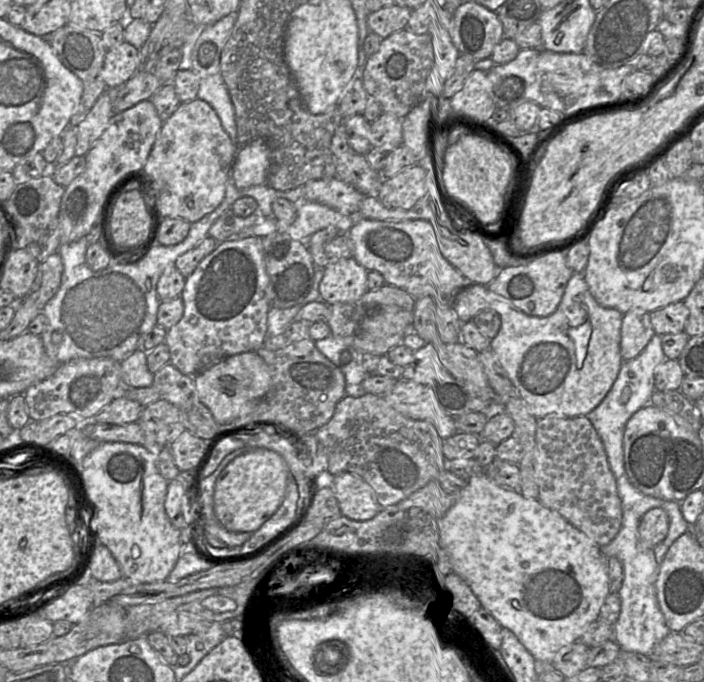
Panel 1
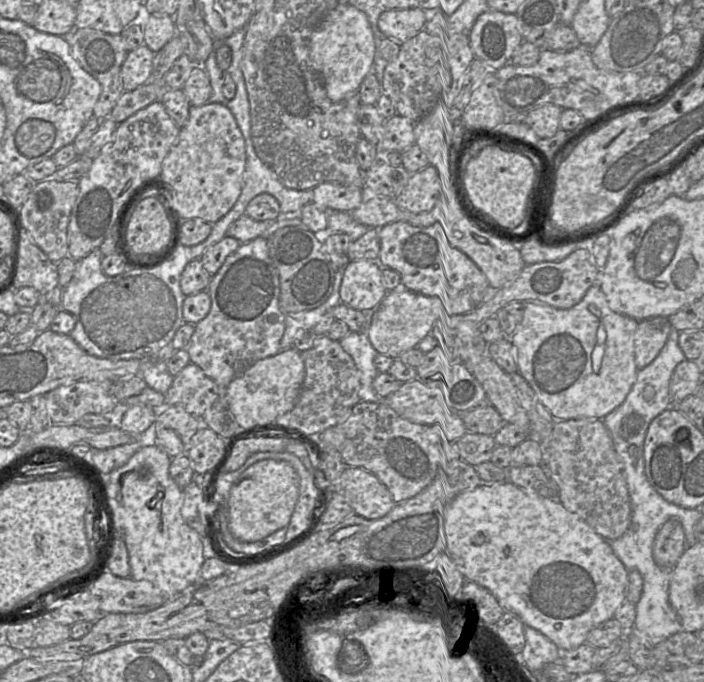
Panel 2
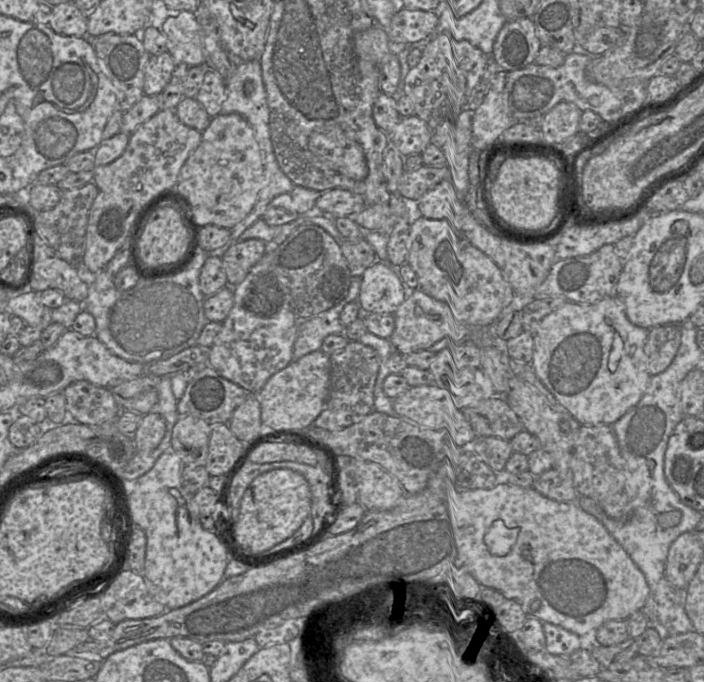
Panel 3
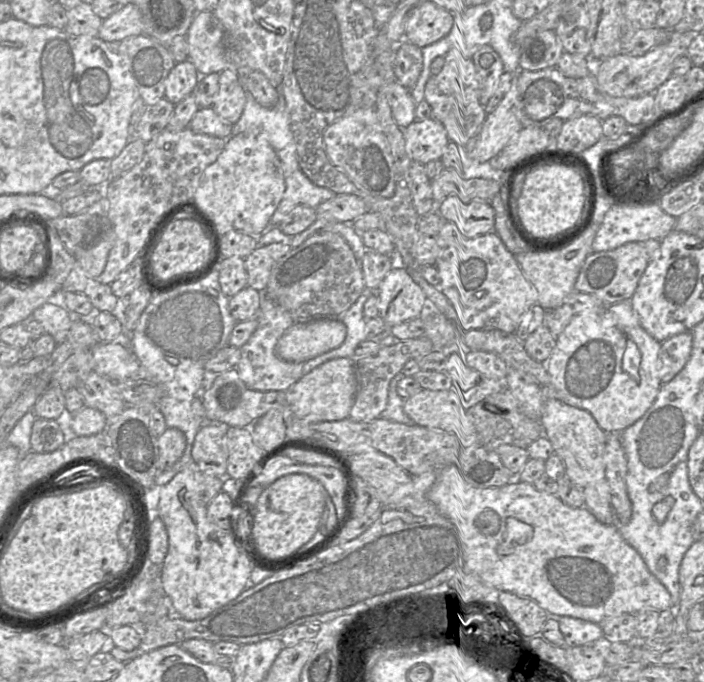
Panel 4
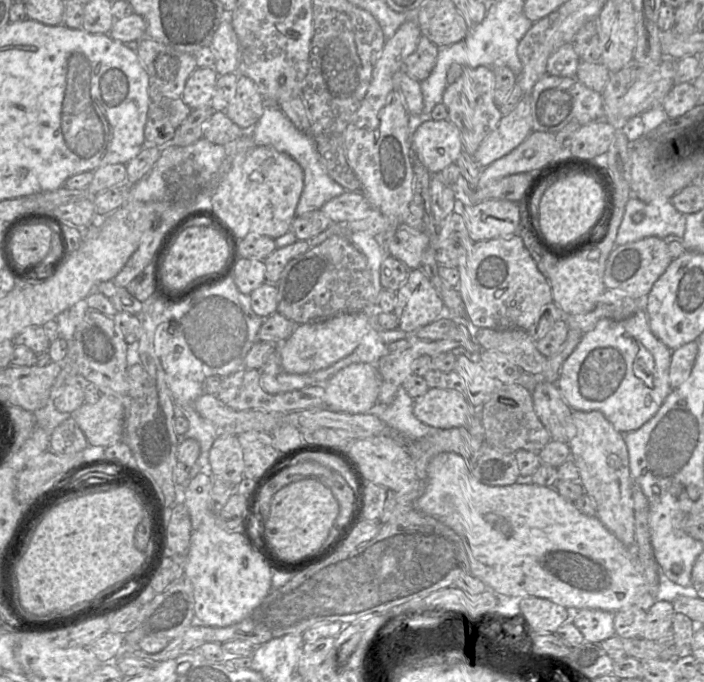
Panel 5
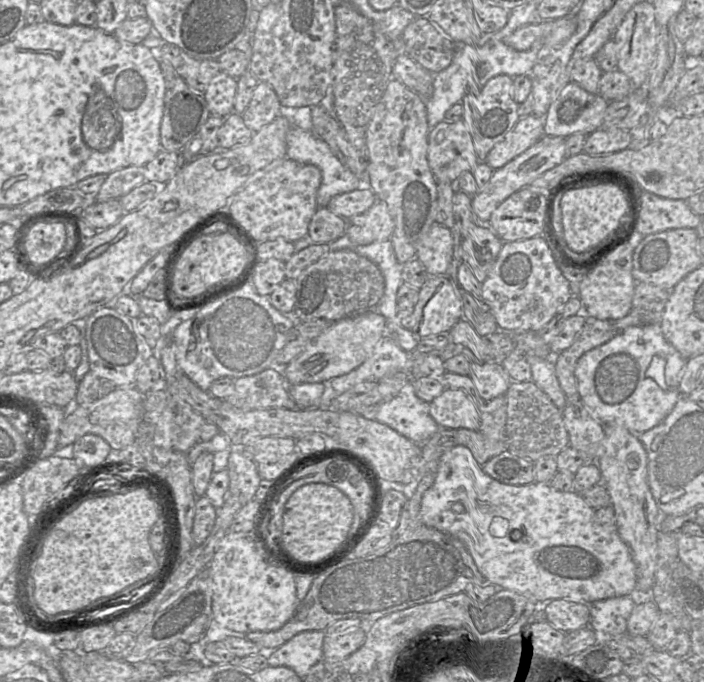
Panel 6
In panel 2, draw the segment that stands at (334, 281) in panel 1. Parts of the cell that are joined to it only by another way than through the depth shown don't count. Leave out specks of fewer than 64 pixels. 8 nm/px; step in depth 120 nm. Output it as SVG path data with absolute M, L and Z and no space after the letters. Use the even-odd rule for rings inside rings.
M357 260L350 261L341 271L341 280L338 288L338 295L340 303L361 312L373 312L387 295L388 291L383 286L382 269L389 269L382 267L379 261Z

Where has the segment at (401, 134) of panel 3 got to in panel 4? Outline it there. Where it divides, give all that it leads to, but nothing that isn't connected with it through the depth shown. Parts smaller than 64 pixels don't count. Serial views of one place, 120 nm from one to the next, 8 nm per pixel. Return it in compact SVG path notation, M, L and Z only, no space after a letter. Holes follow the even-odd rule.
M436 119L416 120L403 133L409 158L423 165L440 160L451 142L445 127Z

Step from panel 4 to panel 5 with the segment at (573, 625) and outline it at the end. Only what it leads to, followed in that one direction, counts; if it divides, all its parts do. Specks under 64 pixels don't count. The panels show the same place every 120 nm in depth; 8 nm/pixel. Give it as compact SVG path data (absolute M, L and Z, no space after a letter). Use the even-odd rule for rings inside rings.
M568 609L570 621L581 632L587 643L601 643L612 636L615 636L614 616L615 613L582 609Z

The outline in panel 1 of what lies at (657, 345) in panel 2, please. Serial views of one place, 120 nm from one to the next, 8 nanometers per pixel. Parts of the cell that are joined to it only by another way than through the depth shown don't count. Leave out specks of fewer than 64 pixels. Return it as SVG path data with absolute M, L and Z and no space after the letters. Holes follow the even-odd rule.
M634 311L623 314L620 353L624 361L637 357L655 335L649 314Z

